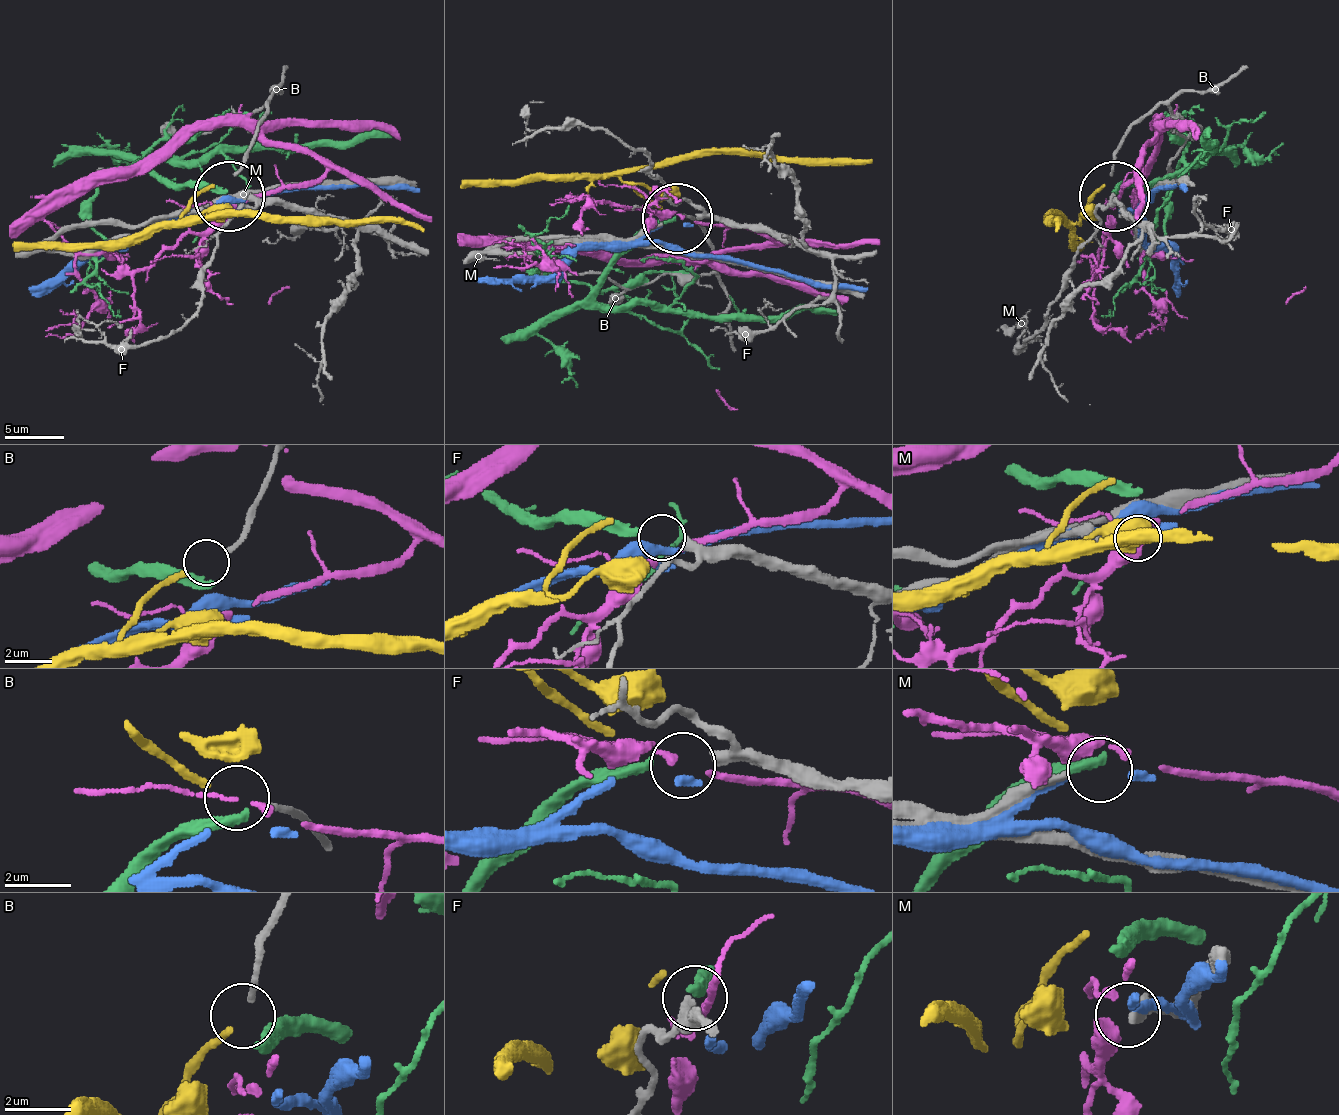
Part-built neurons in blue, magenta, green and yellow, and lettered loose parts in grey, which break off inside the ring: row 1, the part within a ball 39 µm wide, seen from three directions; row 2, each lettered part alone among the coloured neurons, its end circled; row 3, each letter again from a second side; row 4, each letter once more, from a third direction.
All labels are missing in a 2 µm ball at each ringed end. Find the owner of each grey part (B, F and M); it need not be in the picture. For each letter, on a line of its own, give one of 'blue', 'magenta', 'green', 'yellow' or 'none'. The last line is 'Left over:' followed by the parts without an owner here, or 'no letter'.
B: yellow
F: green
M: none
Left over: M

